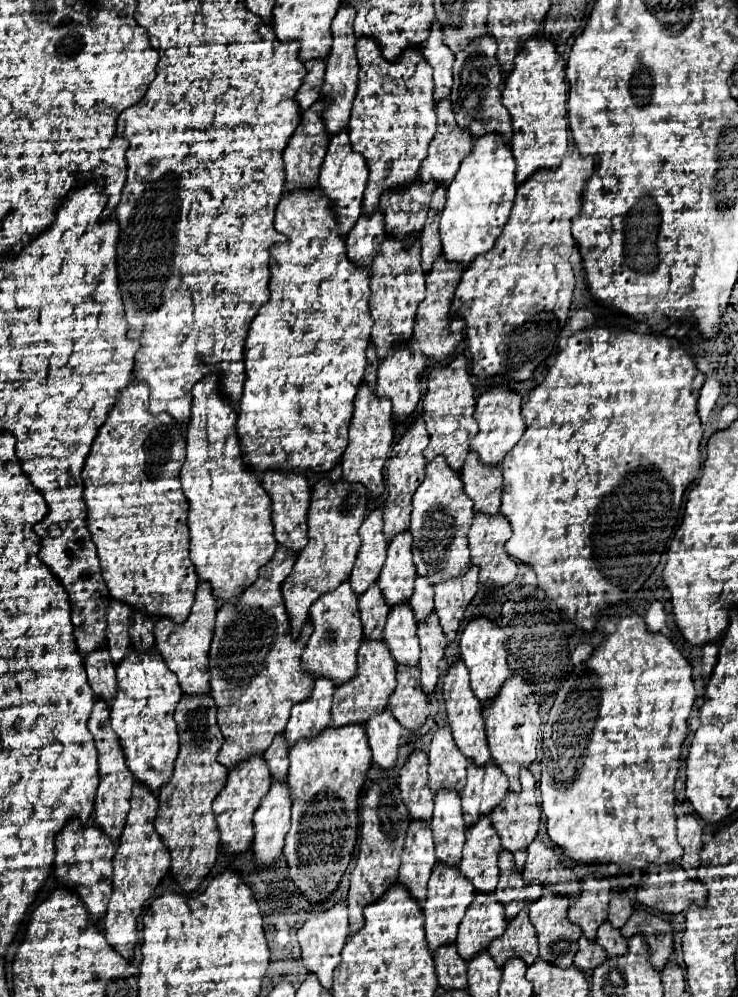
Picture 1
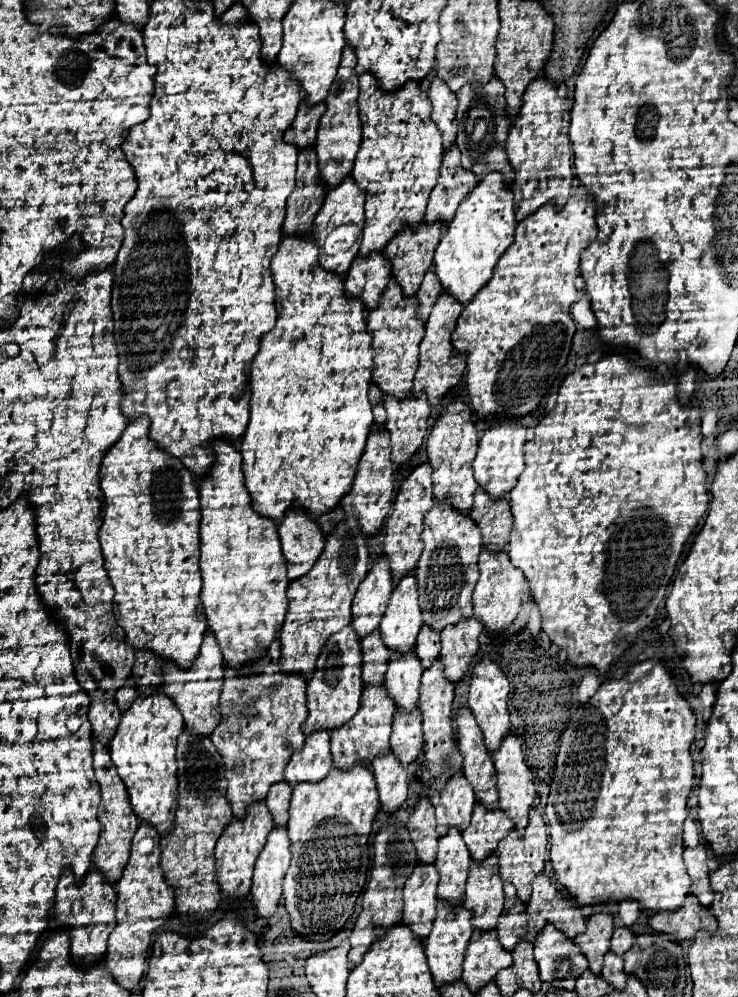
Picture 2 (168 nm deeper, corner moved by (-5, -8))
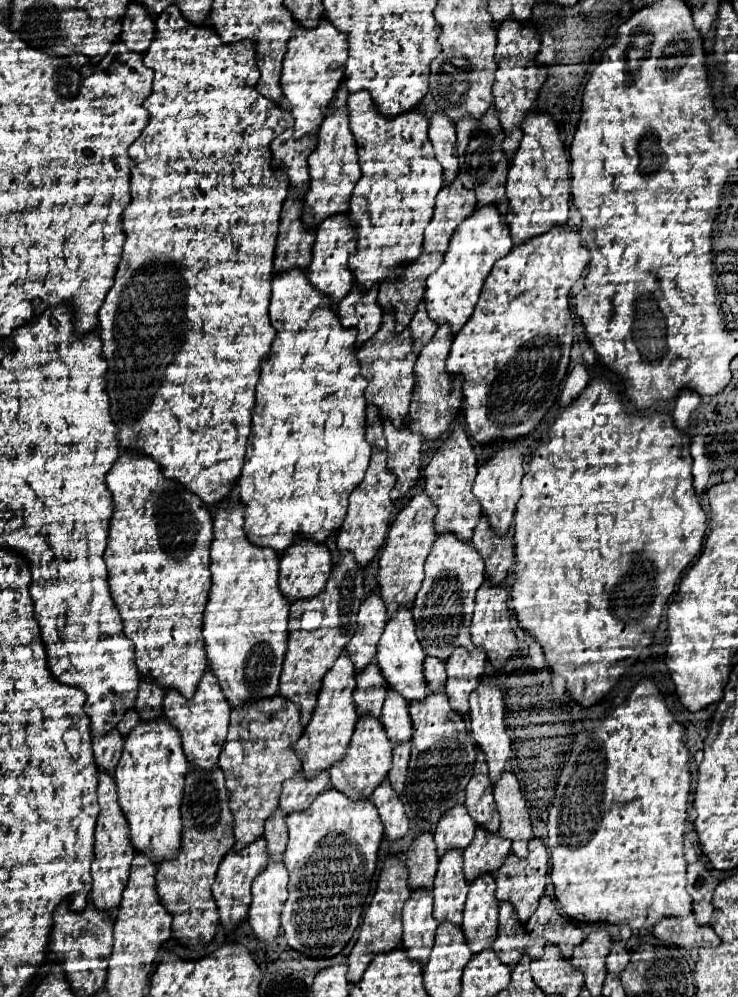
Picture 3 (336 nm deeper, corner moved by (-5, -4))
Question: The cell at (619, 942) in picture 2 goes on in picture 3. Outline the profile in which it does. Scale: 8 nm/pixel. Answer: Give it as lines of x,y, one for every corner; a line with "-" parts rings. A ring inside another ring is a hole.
614,941
612,943
612,951
606,957
608,973
614,973
614,975
622,973
622,969
628,965
628,961
630,961
630,951
624,947
622,941

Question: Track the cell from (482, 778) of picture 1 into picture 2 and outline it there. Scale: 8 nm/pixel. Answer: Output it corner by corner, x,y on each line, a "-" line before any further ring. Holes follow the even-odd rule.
478,803
474,807
474,815
468,829
462,833
472,859
484,861
486,857
490,857
496,851
498,841
502,841
502,837
506,837
506,833
510,833
512,827
514,823
500,809
486,811

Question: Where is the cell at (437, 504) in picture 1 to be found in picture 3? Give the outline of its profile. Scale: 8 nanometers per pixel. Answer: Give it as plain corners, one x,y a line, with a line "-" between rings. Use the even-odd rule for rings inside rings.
440,533
432,545
432,551
424,563
424,583
414,599
414,623
418,639
426,653
434,653
438,659
448,659
456,647
472,649
470,619
474,613
474,593
482,585
484,561
470,541
458,539
454,533

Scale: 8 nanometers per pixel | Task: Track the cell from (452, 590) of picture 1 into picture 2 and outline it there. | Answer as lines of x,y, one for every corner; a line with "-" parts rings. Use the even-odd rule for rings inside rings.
476,617
464,619
454,627
448,627
440,633
442,639
442,663
446,679
450,679
454,685
460,683
472,661
478,653
478,635
482,633
482,625

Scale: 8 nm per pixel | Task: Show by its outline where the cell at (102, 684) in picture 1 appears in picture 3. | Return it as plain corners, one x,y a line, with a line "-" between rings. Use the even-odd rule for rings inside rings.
112,729
104,735
94,735
92,737
92,747
94,747
94,759
100,771
108,771
112,775
114,765
118,763
118,757
122,753
122,735
118,729

